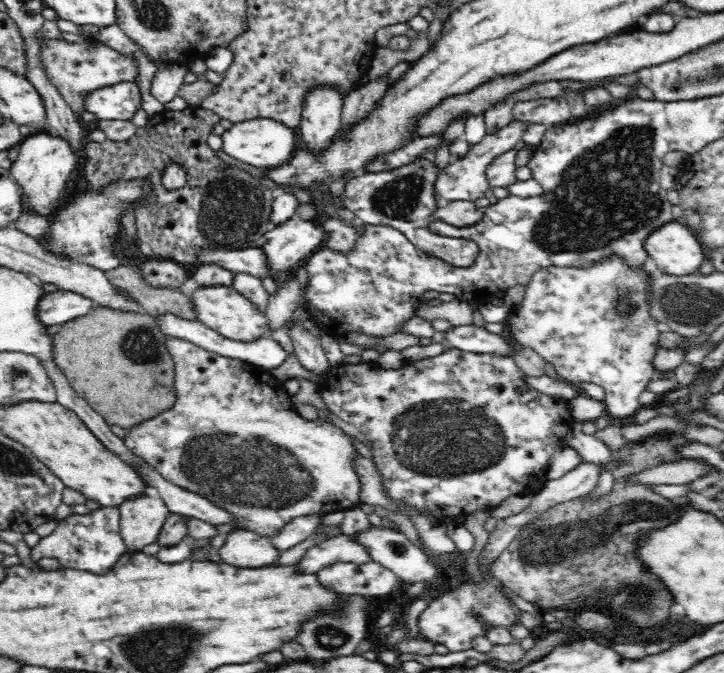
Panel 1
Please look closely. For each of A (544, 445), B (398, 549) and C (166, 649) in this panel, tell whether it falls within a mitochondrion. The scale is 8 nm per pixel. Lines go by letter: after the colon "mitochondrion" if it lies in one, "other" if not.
A: other
B: other
C: mitochondrion

